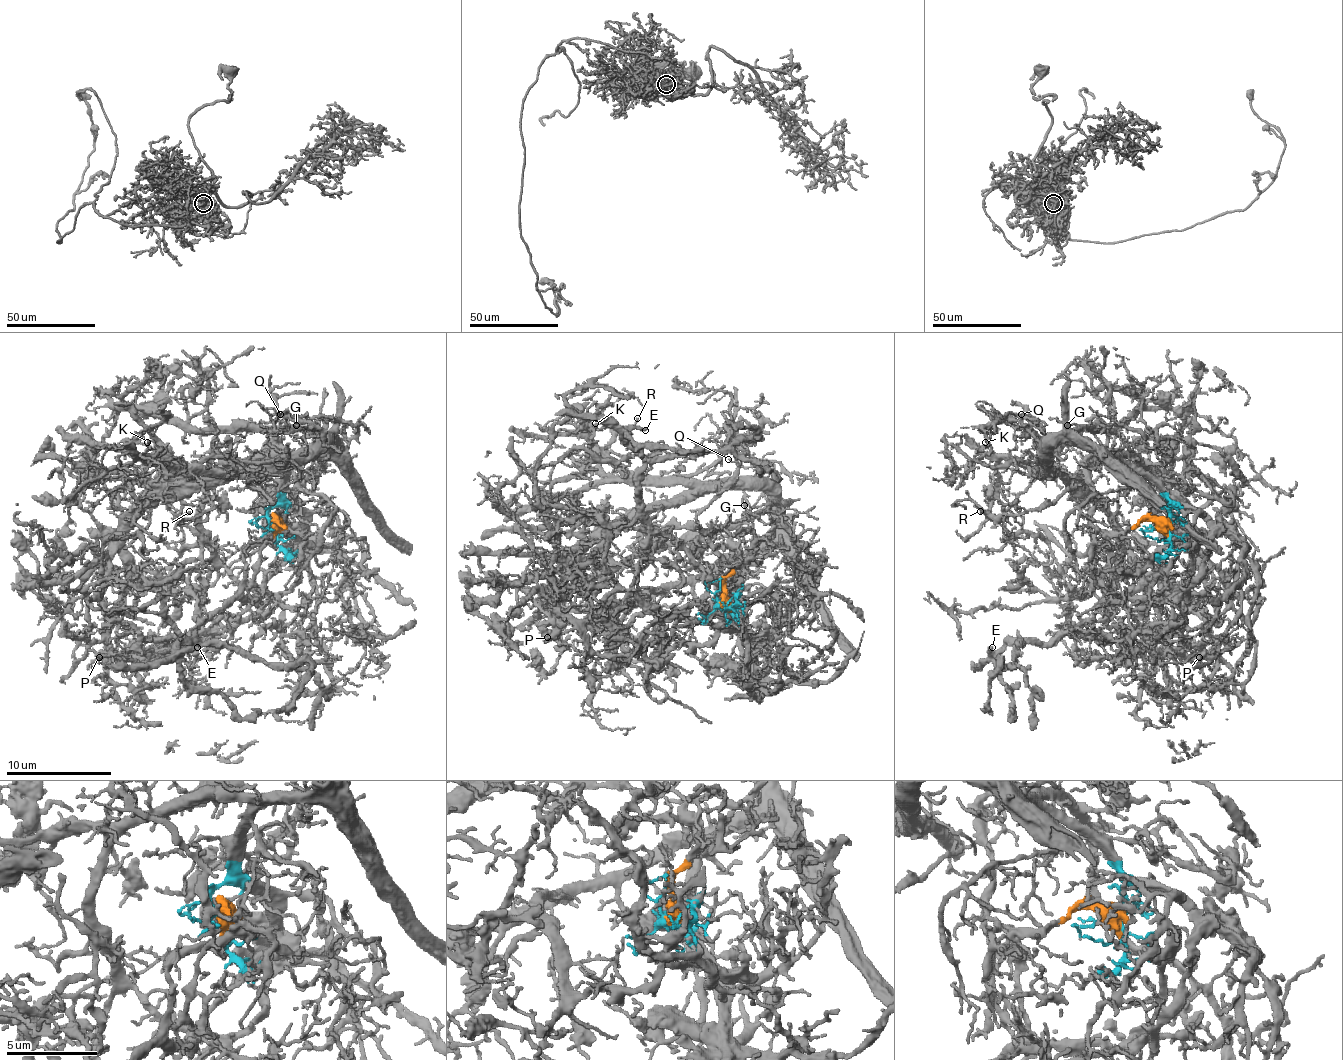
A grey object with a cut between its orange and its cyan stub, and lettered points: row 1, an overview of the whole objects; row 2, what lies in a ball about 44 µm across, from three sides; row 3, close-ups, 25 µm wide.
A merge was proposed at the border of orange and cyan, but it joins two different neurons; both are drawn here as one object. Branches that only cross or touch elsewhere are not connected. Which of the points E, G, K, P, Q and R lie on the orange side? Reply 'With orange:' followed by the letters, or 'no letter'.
With orange: E

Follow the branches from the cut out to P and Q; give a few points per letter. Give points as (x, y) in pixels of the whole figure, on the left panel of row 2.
P: (274, 528), (274, 507), (329, 512), (335, 549), (311, 551), (287, 588), (222, 630), (166, 654), (98, 656)
Q: (274, 528), (269, 509), (277, 499), (277, 488), (298, 462), (316, 459), (327, 449), (298, 415), (279, 415)

